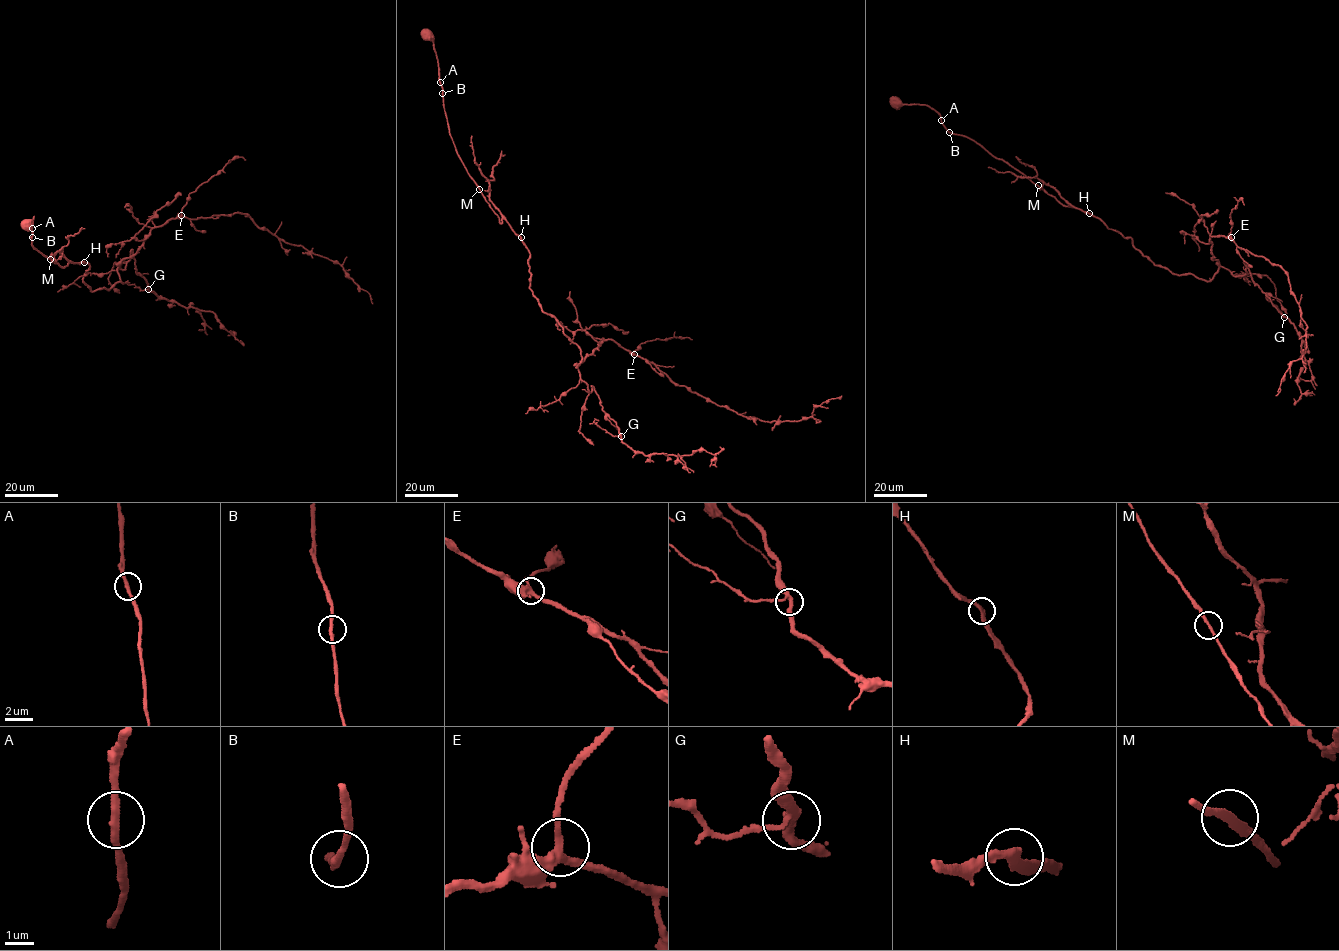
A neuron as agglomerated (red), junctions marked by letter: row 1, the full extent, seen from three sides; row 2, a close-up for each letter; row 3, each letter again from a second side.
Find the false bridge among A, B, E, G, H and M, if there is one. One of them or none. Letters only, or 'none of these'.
none of these

